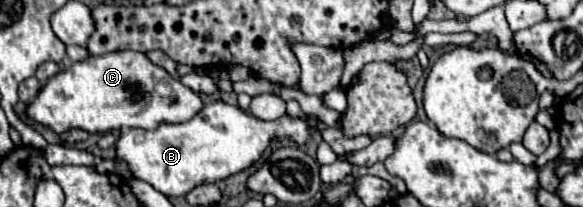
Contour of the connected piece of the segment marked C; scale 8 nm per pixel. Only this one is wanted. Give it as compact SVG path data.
M115 51L101 57L91 55L51 77L37 99L27 105L27 115L37 123L49 125L55 133L73 127L87 133L107 133L121 127L155 129L159 123L185 123L201 109L199 93L153 65L145 53Z

